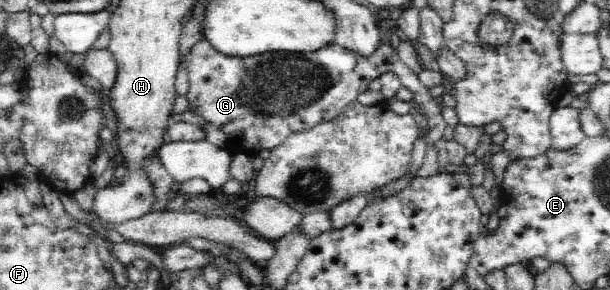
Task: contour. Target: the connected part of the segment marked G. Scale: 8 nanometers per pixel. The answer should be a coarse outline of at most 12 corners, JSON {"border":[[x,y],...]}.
{"border":[[203,36],[189,108],[233,153],[336,118],[388,71],[439,145],[439,98],[379,44],[241,57]]}

